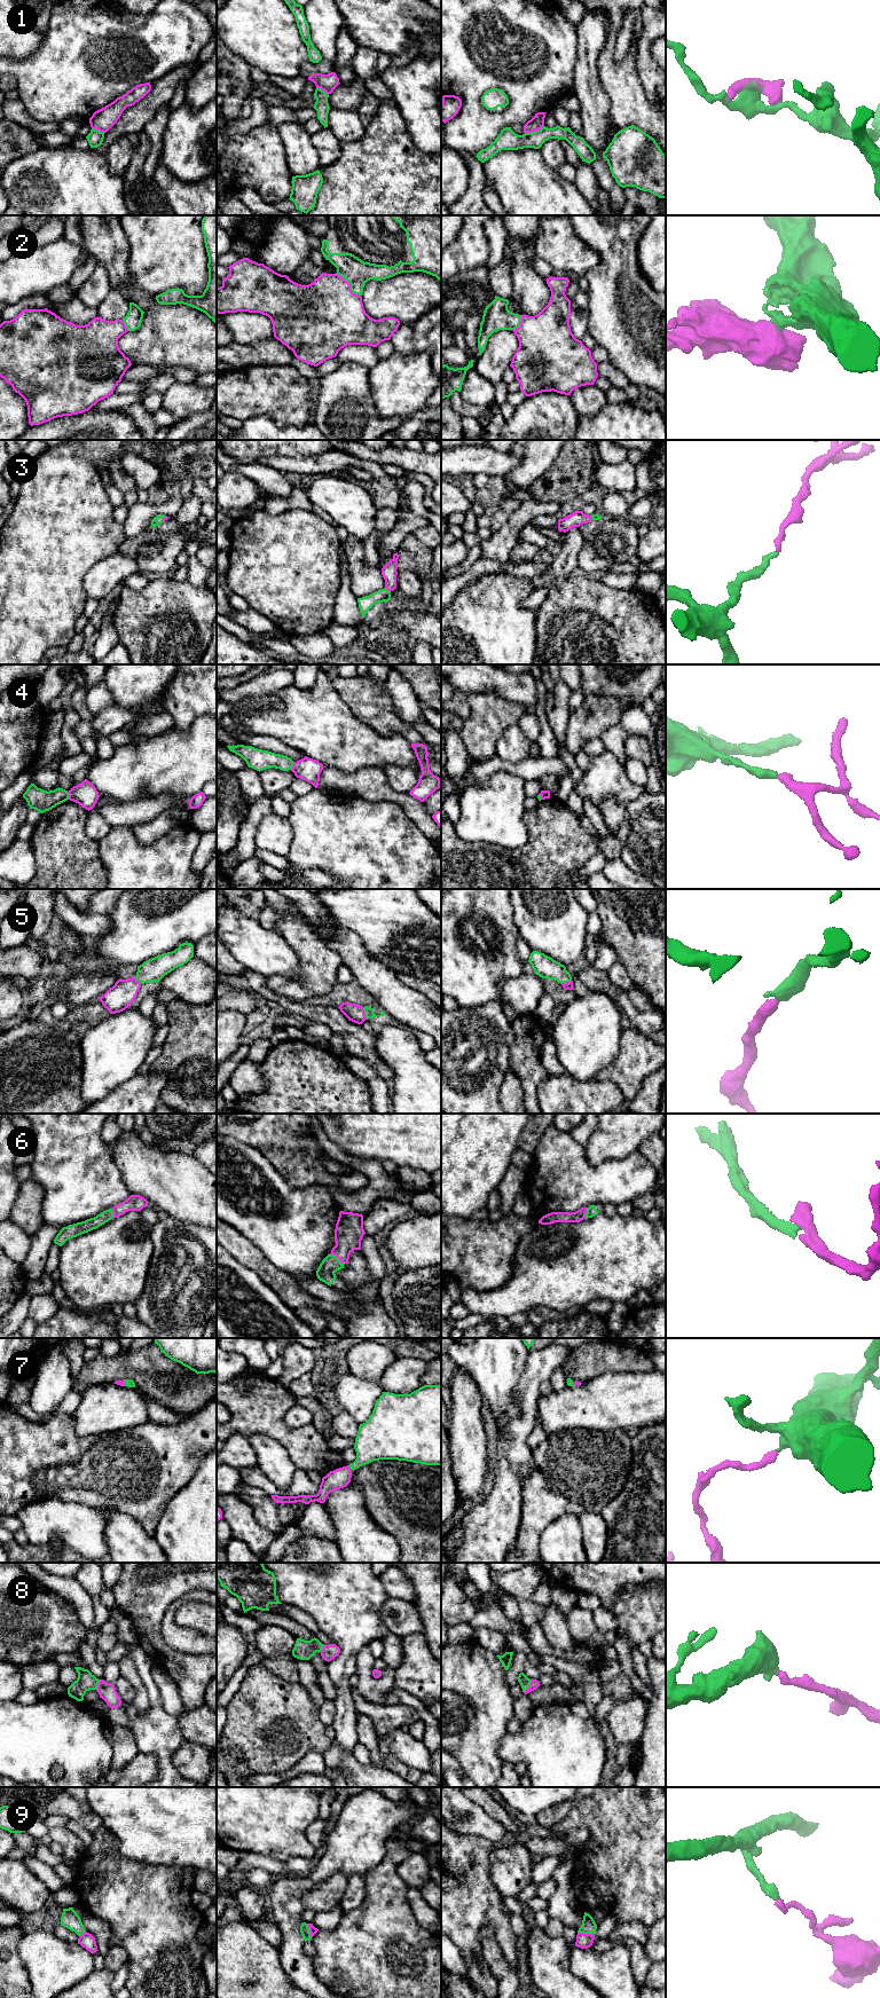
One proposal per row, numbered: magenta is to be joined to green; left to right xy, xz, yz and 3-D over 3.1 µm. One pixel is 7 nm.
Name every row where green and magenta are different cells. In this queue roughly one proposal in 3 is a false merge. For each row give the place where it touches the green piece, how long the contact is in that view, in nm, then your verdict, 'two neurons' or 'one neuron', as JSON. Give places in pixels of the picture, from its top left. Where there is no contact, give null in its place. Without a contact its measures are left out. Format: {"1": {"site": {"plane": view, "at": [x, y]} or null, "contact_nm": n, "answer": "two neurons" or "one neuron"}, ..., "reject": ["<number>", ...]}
{"1": {"site": {"plane": "yz", "at": [534, 132]}, "contact_nm": 150, "answer": "one neuron"}, "2": {"site": {"plane": "xz", "at": [351, 285]}, "contact_nm": 240, "answer": "one neuron"}, "3": {"site": {"plane": "xz", "at": [386, 589]}, "contact_nm": 50, "answer": "one neuron"}, "4": {"site": {"plane": "xy", "at": [68, 795]}, "contact_nm": 60, "answer": "two neurons"}, "5": {"site": {"plane": "xz", "at": [364, 1013]}, "contact_nm": 90, "answer": "one neuron"}, "6": {"site": {"plane": "xz", "at": [337, 1258]}, "contact_nm": 130, "answer": "one neuron"}, "7": {"site": {"plane": "xz", "at": [350, 1468]}, "contact_nm": 40, "answer": "one neuron"}, "8": {"site": {"plane": "yz", "at": [528, 1686]}, "contact_nm": 110, "answer": "one neuron"}, "9": {"site": {"plane": "yz", "at": [586, 1933]}, "contact_nm": 110, "answer": "two neurons"}, "reject": ["4", "9"]}

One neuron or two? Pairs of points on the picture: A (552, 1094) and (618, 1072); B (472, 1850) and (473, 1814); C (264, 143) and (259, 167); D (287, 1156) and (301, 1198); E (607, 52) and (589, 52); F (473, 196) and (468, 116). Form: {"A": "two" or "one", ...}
{"A": "two", "B": "two", "C": "one", "D": "two", "E": "two", "F": "two"}

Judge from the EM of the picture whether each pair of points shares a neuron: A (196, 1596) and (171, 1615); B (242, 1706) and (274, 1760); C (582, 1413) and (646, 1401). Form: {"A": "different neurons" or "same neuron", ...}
{"A": "same neuron", "B": "same neuron", "C": "same neuron"}

